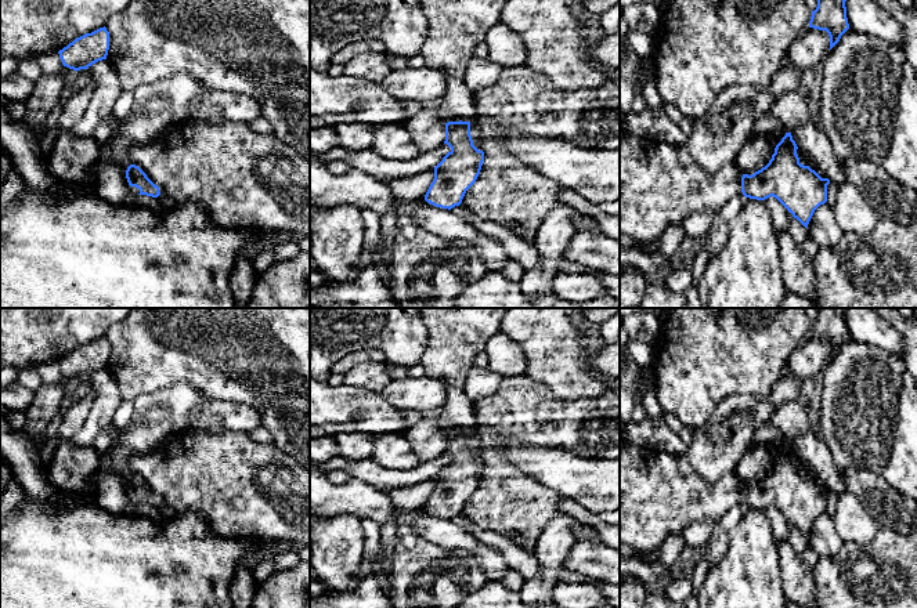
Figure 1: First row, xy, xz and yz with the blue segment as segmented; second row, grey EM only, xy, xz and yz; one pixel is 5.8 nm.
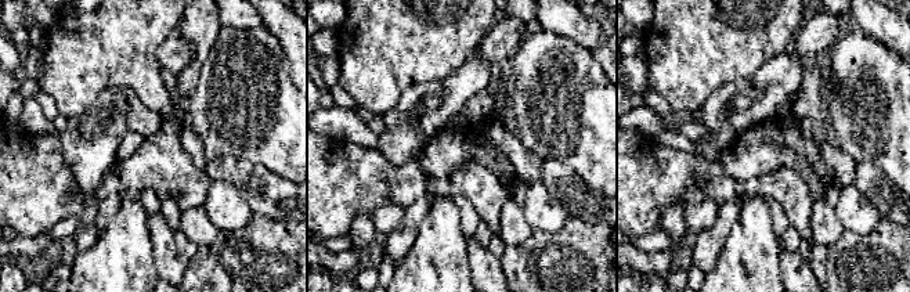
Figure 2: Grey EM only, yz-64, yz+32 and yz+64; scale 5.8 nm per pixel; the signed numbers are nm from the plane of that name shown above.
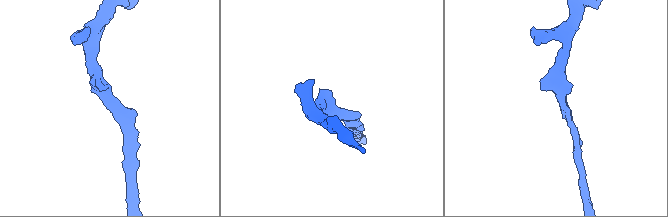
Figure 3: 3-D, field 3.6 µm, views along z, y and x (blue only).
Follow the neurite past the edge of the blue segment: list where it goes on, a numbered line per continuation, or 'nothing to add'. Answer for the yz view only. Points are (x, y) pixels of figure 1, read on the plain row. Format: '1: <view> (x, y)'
1: yz (660, 494)

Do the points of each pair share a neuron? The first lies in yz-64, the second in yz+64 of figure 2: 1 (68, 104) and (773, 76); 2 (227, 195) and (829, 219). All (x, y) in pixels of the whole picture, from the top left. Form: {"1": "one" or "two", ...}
{"1": "two", "2": "two"}

